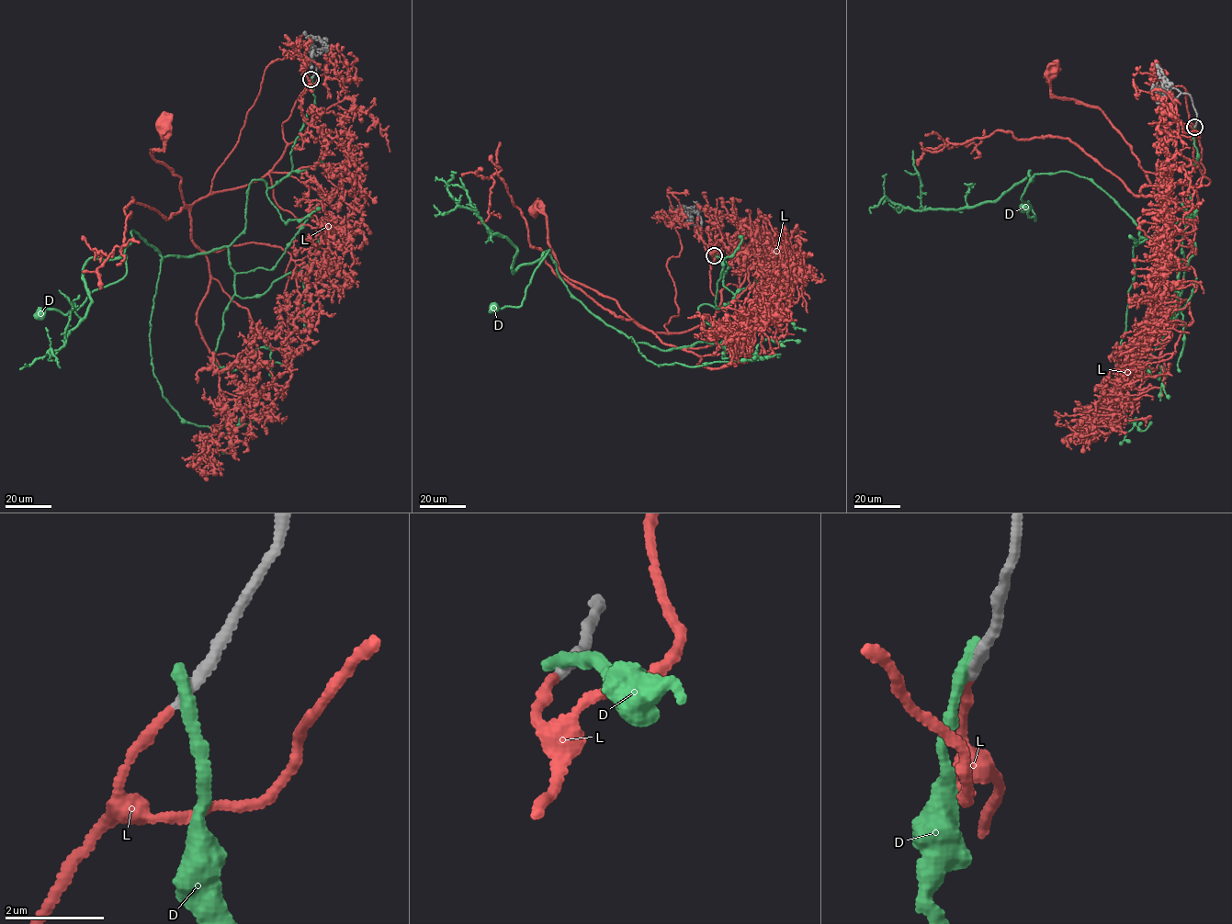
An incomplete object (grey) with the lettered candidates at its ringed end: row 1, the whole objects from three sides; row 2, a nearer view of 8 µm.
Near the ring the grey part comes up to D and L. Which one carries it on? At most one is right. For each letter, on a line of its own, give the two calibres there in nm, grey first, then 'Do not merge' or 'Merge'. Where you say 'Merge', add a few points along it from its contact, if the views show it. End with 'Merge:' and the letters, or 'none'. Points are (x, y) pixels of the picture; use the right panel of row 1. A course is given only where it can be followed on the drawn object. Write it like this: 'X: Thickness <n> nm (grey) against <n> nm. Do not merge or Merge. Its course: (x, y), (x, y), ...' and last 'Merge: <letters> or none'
D: Thickness 240 nm (grey) against 280 nm. Do not merge
L: Thickness 200 nm (grey) against 190 nm. Merge. Its course: (1194, 127), (1192, 155), (1204, 168), (1196, 210), (1154, 194), (1103, 113), (1057, 98), (1049, 70)
Merge: L

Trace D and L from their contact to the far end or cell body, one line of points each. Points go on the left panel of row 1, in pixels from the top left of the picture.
D: (311, 78), (292, 170), (270, 187), (252, 181), (230, 245), (162, 260), (131, 230), (121, 278), (40, 315)
L: (310, 79), (282, 124), (286, 148), (273, 169), (187, 206), (181, 178), (151, 153), (164, 147), (163, 125)

